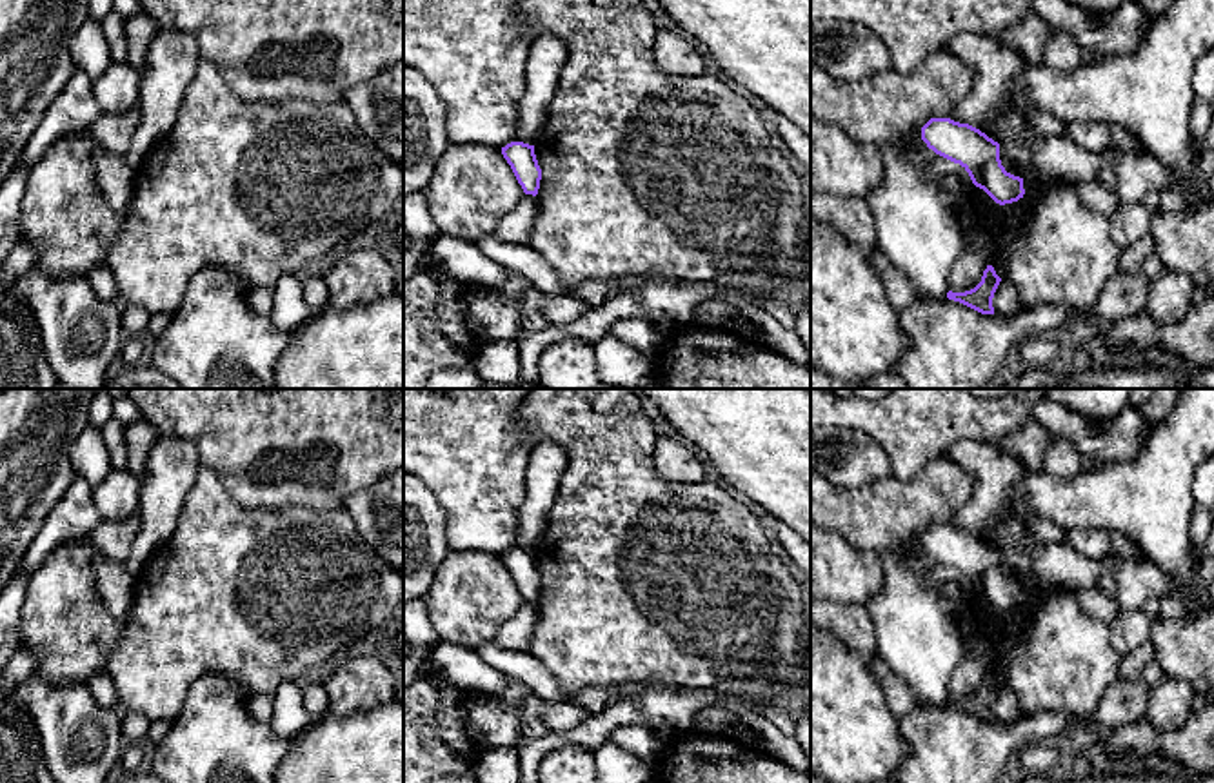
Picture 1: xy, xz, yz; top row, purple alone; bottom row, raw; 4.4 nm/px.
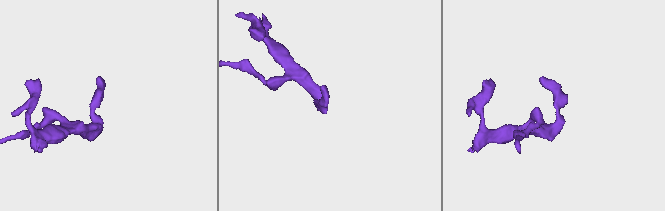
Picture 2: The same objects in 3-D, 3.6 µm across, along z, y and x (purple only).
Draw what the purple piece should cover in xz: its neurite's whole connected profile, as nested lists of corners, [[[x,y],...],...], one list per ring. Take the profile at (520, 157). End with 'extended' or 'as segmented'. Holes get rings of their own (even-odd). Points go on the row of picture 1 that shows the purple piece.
[[[511,142],[502,147],[502,154],[511,165],[523,193],[536,196],[542,180],[542,169],[534,154],[534,145],[523,142]]]; as segmented

